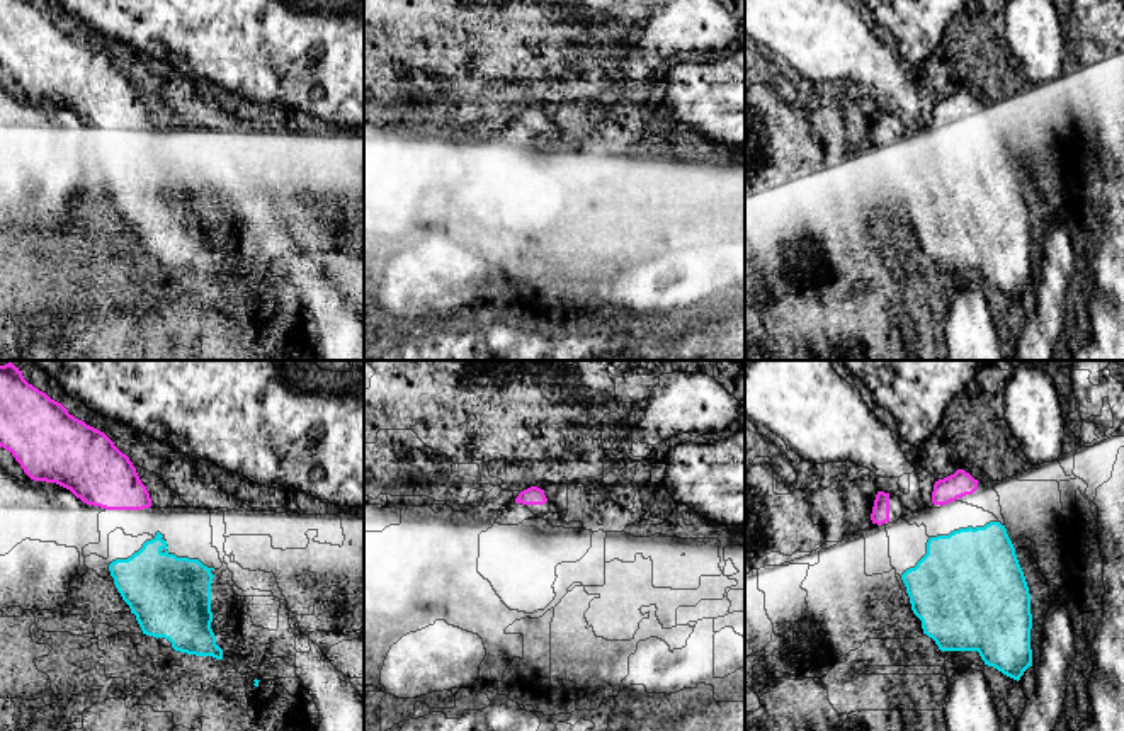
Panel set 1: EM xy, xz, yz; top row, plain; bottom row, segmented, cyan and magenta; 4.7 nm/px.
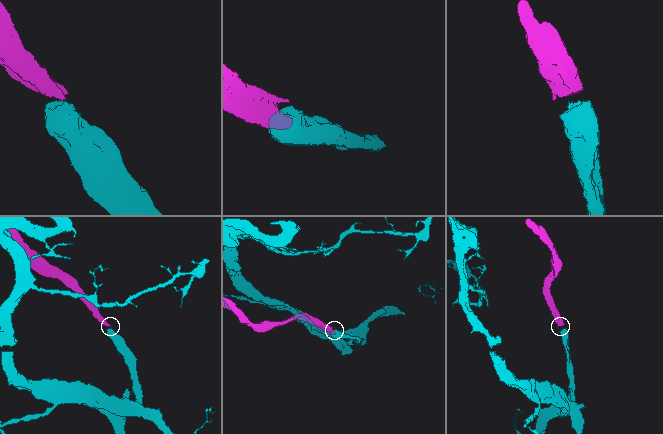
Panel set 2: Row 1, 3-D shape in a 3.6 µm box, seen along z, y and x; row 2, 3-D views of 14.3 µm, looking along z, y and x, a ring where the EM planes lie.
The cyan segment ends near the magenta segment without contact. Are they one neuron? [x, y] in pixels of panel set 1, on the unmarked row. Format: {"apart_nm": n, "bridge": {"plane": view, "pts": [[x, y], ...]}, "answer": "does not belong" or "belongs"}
{"apart_nm": 130, "bridge": {"plane": "xy", "pts": [[157, 152], [148, 126]]}, "answer": "belongs"}

